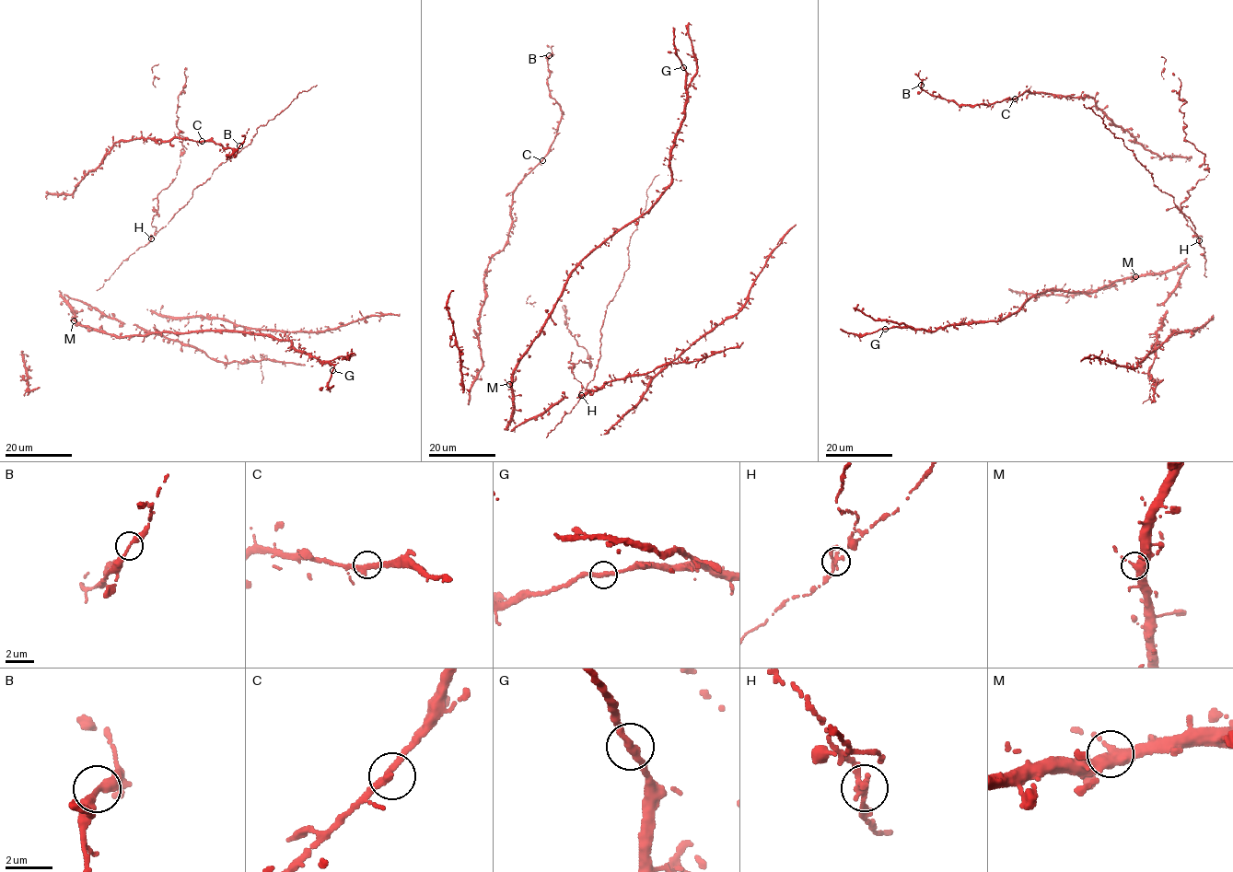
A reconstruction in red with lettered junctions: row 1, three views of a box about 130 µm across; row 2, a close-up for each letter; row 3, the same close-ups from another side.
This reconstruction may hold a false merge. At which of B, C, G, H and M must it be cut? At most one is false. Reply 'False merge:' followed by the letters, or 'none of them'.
False merge: H

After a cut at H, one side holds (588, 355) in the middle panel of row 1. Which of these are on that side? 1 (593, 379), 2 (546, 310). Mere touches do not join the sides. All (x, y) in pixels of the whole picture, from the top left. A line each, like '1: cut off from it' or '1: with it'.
1: cut off from it
2: cut off from it

